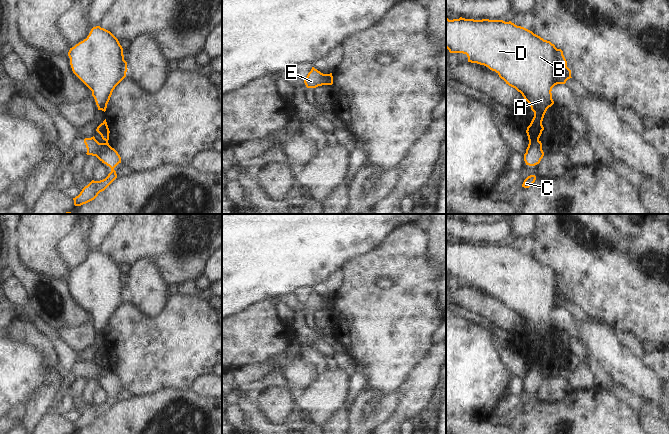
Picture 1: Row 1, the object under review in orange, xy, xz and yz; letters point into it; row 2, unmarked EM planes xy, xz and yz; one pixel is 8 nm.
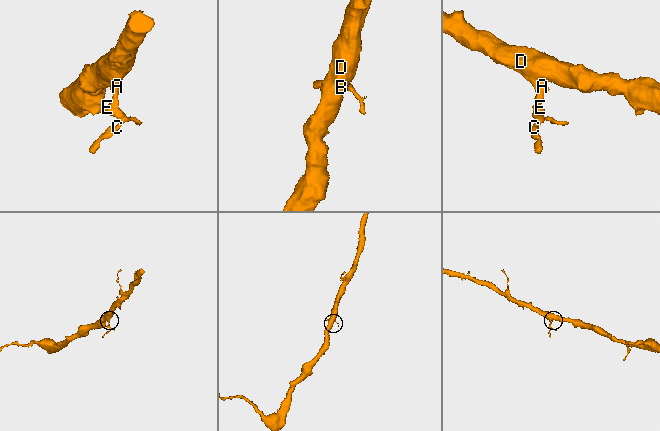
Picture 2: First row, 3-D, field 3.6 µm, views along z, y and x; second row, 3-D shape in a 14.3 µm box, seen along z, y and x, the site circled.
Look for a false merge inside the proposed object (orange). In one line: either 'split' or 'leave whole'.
split

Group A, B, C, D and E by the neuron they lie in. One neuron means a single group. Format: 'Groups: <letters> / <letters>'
Groups: A B D / C E.

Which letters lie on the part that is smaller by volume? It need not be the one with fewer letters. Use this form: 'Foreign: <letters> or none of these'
Foreign: C, E

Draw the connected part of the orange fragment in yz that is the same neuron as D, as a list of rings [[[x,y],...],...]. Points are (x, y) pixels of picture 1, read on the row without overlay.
[[[462,241],[453,244],[446,242],[446,272],[450,277],[466,278],[468,286],[484,289],[495,295],[506,308],[520,316],[534,336],[534,341],[526,354],[528,364],[529,366],[539,364],[544,354],[542,349],[544,339],[554,328],[552,312],[557,308],[565,308],[572,302],[561,273],[511,245],[474,244]]]

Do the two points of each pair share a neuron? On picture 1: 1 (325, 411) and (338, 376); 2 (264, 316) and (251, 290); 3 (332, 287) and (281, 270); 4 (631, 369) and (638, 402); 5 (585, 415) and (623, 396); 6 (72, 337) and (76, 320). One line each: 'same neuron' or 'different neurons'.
1: same neuron
2: different neurons
3: different neurons
4: different neurons
5: different neurons
6: different neurons

